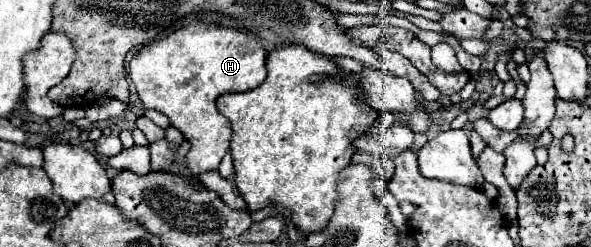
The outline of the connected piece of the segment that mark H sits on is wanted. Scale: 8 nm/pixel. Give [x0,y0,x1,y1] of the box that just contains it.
[128,22,266,178]

